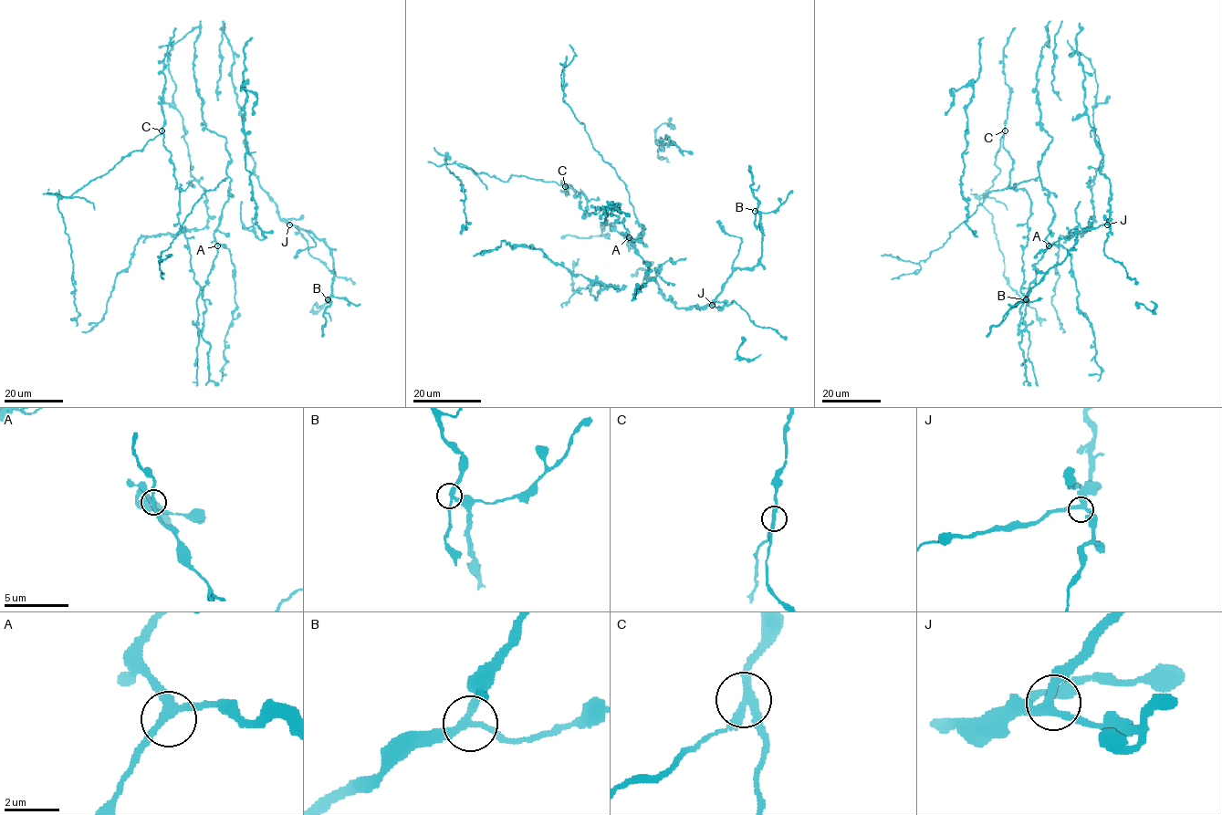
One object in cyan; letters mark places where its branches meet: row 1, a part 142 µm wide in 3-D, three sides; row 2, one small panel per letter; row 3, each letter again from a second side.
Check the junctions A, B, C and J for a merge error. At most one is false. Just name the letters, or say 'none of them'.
C

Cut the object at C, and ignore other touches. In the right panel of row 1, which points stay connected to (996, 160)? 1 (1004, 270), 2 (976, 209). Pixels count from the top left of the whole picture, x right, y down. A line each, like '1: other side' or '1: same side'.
1: same side
2: other side

